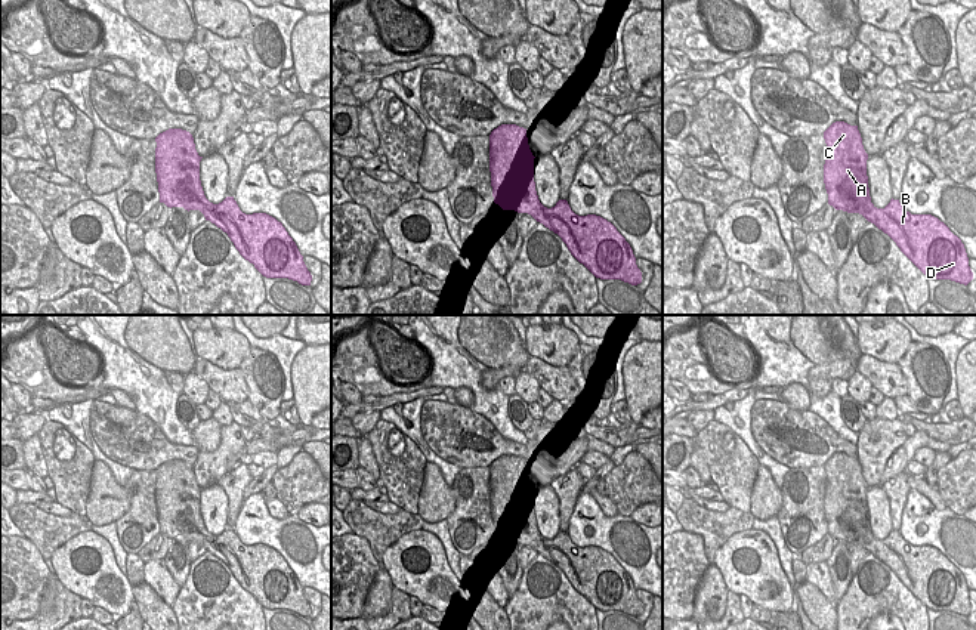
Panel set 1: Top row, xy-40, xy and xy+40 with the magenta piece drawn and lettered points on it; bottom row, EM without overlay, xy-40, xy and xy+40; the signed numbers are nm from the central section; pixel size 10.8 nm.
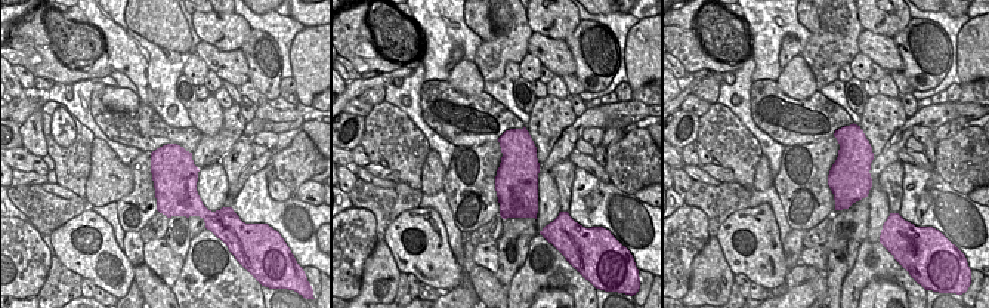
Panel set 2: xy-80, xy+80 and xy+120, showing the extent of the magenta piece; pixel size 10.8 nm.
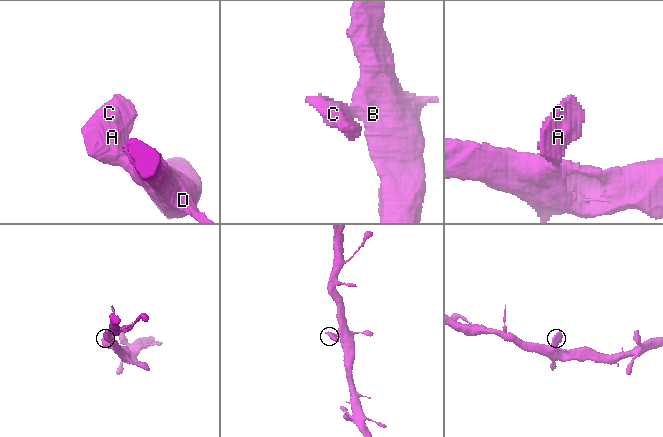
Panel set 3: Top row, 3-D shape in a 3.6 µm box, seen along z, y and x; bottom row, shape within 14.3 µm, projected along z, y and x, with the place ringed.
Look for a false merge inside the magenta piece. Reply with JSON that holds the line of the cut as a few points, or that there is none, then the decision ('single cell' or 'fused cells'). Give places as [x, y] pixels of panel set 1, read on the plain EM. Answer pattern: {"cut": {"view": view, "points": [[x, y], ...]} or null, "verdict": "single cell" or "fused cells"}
{"cut": null, "verdict": "single cell"}

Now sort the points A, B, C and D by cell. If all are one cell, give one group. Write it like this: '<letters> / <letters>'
A B C D

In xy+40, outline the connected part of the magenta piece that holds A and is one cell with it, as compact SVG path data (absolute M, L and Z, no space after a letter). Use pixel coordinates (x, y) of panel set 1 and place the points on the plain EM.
M833 454L825 463L824 515L828 535L836 541L859 544L887 565L901 583L932 611L967 617L973 611L961 571L932 546L911 546L899 531L884 540L871 534L867 491L858 457Z

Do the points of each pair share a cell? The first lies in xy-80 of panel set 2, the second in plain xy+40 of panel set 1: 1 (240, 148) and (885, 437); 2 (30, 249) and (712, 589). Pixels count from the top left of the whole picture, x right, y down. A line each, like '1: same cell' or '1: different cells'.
1: different cells
2: different cells

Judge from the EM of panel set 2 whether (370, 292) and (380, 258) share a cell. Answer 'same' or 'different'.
same

